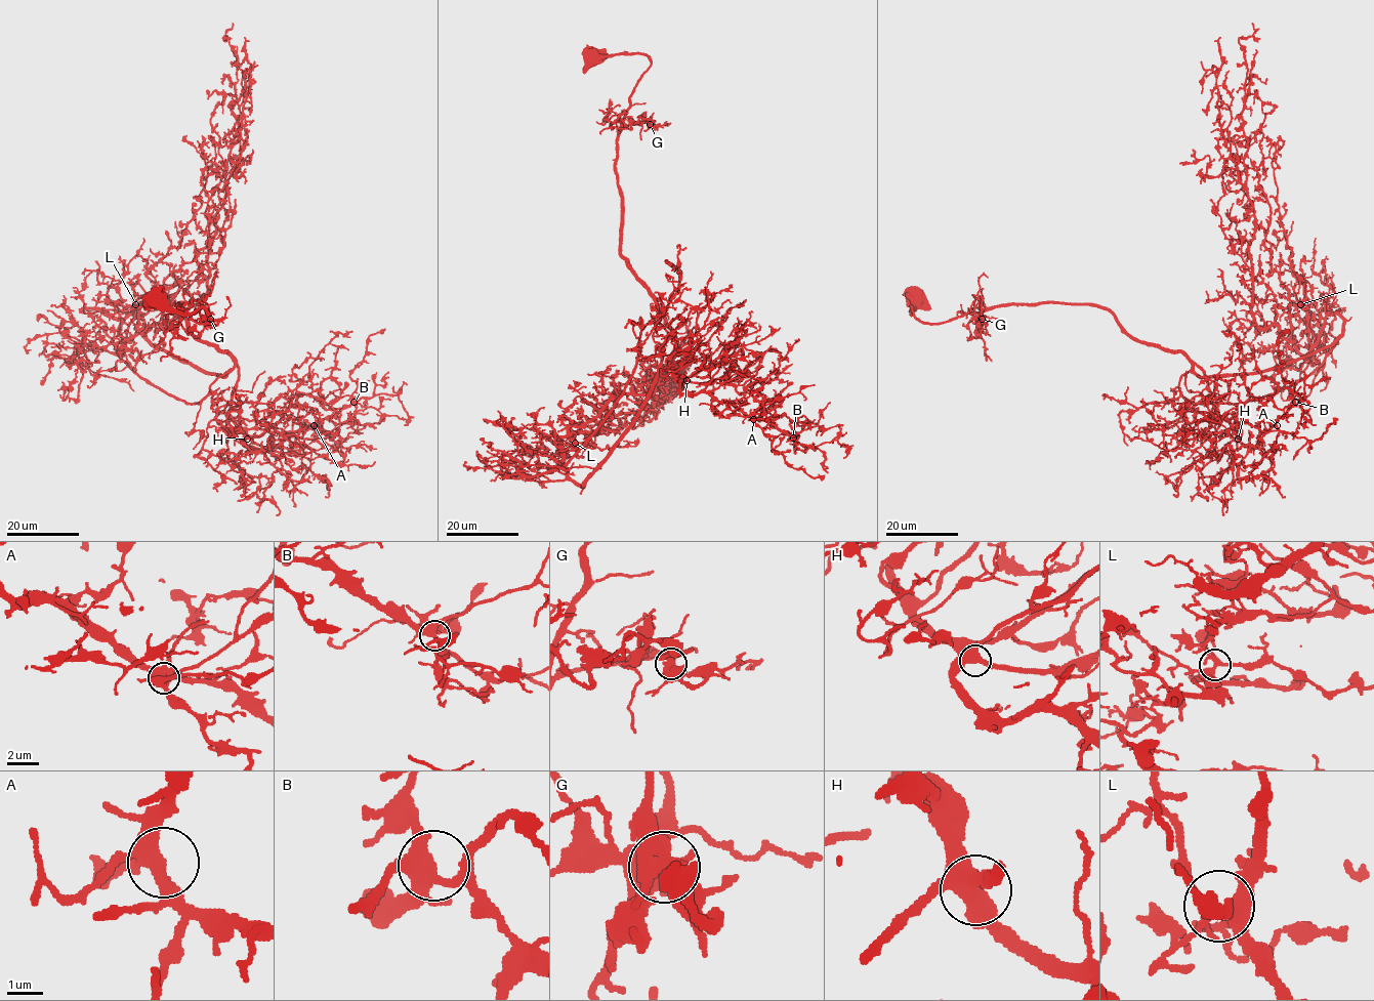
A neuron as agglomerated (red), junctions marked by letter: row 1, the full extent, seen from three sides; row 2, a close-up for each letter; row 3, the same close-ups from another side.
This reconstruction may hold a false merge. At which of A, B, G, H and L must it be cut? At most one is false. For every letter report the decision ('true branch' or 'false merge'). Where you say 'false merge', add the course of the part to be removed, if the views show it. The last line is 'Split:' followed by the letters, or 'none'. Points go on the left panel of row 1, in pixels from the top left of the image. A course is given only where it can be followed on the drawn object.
A: true branch
B: true branch
G: true branch
H: true branch
L: true branch
Split: none

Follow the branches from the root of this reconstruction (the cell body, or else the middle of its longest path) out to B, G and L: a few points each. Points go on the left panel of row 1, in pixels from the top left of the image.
B: (157, 297), (209, 316), (197, 323), (175, 304), (236, 363), (228, 416), (246, 447), (277, 447), (354, 402)
G: (157, 297), (183, 313), (202, 307), (210, 321), (197, 323), (181, 308), (191, 301), (203, 301), (209, 320)
L: (157, 297), (206, 311), (175, 304), (234, 361), (224, 376), (131, 314), (124, 343), (135, 304)

